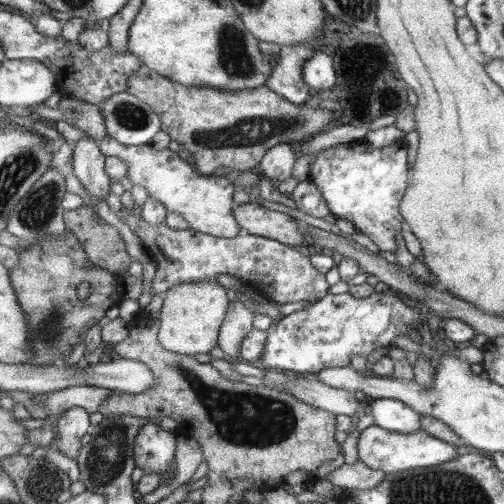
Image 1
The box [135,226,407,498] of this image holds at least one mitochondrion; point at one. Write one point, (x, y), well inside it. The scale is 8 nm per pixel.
(238, 417)

